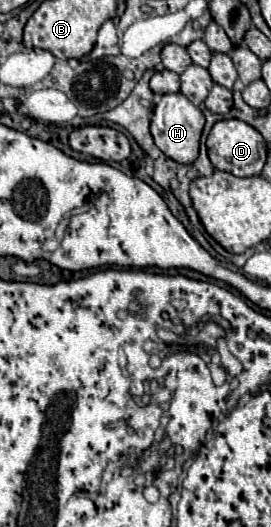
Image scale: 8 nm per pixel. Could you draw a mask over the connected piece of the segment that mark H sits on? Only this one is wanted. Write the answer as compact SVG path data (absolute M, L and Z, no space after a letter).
M164 94L152 112L152 136L156 146L178 164L192 164L198 158L200 134L204 128L204 114L184 94Z

